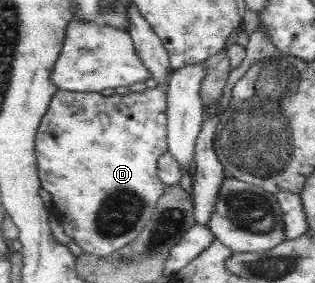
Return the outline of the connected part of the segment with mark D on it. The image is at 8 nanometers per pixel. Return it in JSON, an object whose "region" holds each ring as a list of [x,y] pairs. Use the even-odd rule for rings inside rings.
{"region":[[[159,87],[109,97],[99,92],[59,90],[51,101],[36,139],[39,178],[61,213],[58,223],[86,254],[107,257],[126,248],[155,215],[159,199],[169,192],[158,173],[158,162],[169,147],[167,109],[168,93]]]}

